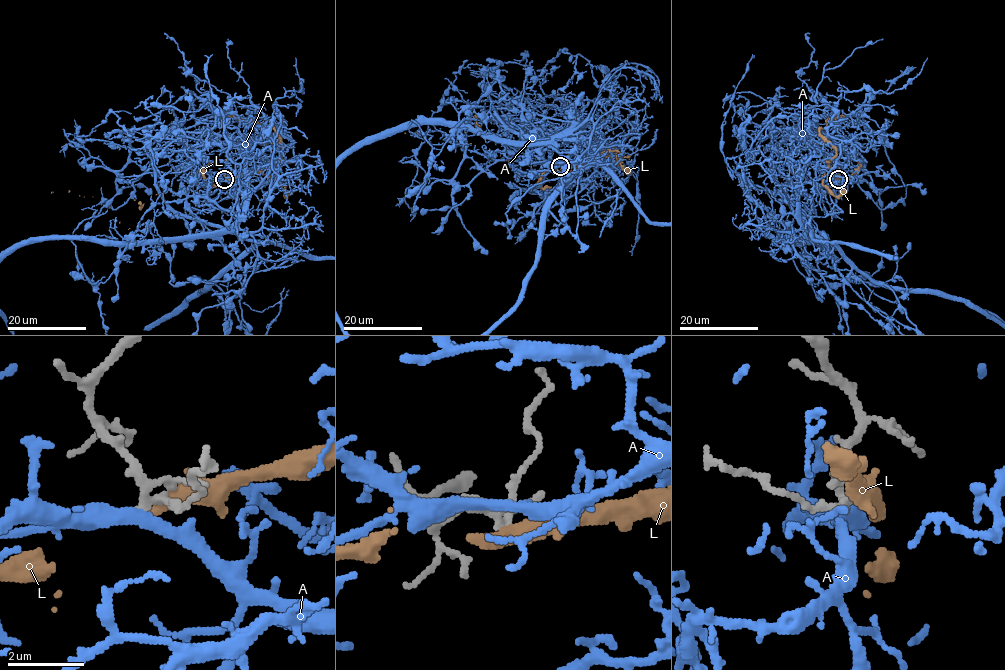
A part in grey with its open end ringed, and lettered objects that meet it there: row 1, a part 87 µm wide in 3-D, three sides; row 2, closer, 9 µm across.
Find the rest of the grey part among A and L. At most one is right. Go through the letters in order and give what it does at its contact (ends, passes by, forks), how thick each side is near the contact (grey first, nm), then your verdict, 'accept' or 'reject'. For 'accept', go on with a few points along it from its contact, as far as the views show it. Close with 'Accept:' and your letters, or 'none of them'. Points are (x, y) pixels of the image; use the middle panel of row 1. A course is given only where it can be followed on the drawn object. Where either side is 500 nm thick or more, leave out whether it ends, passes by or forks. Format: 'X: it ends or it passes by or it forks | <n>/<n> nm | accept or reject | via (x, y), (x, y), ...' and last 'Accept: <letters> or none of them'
A: it passes by | 180/320 nm | accept
L: it passes by | 180/440 nm | reject
Accept: A

